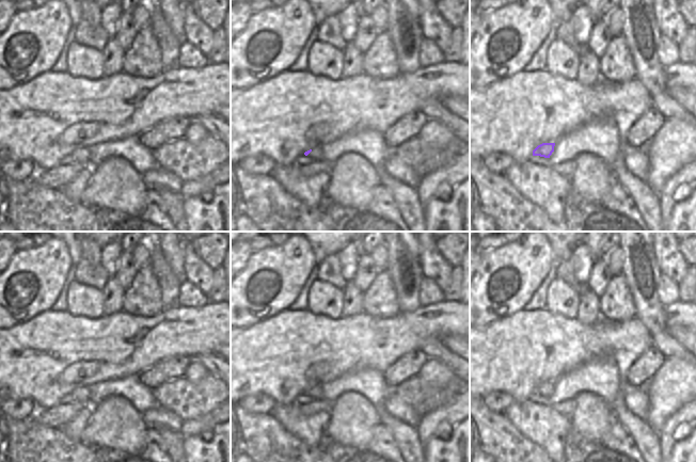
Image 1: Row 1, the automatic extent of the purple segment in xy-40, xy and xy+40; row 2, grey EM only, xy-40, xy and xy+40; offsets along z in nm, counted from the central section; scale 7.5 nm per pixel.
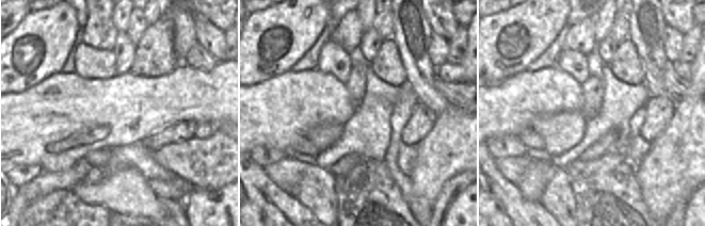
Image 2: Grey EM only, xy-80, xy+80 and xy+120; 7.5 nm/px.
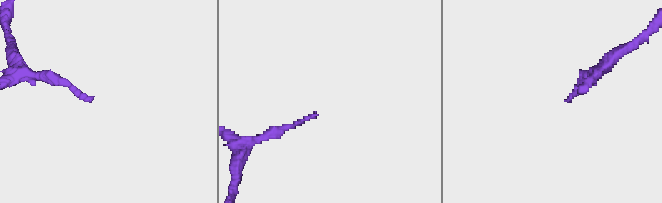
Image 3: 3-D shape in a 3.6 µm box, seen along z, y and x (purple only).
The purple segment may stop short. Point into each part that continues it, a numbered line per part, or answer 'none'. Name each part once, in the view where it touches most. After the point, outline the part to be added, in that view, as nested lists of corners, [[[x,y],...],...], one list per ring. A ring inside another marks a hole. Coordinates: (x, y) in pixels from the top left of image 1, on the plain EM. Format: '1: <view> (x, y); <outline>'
1: xy (316, 394); [[[314,386],[312,391],[305,395],[304,393],[297,397],[297,405],[305,405],[312,401],[318,401],[323,396],[323,389],[321,386]]]

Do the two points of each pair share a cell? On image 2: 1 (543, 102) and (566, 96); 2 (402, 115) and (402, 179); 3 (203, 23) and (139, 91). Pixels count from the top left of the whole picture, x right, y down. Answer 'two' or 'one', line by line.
1: one
2: one
3: two

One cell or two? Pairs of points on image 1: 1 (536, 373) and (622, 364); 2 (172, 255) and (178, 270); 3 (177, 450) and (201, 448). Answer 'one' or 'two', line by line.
1: one
2: one
3: two

